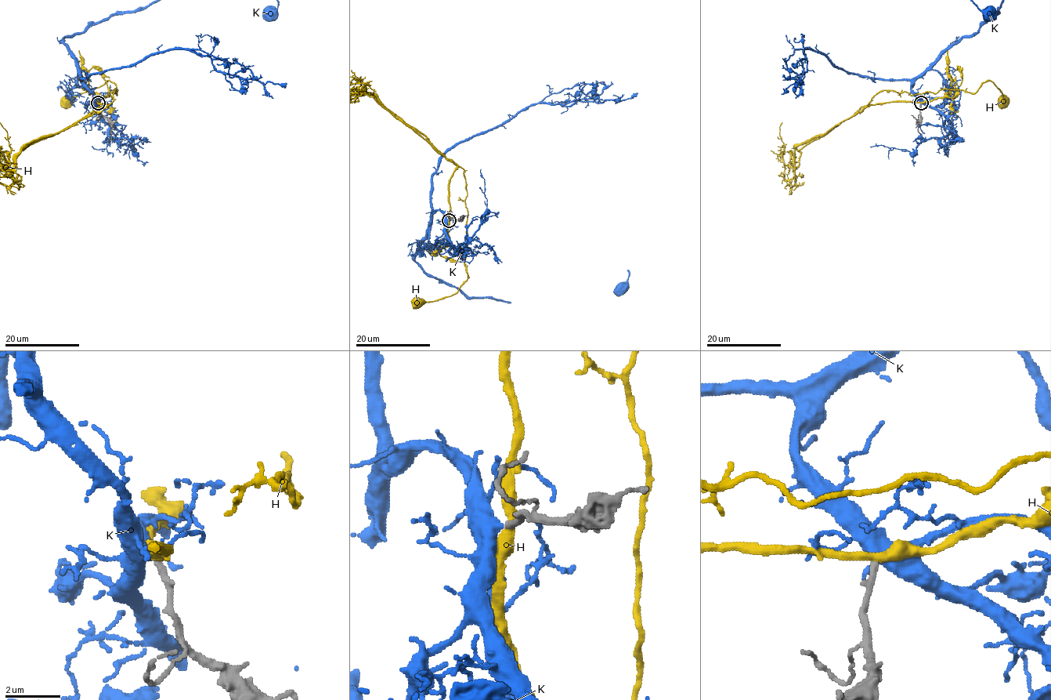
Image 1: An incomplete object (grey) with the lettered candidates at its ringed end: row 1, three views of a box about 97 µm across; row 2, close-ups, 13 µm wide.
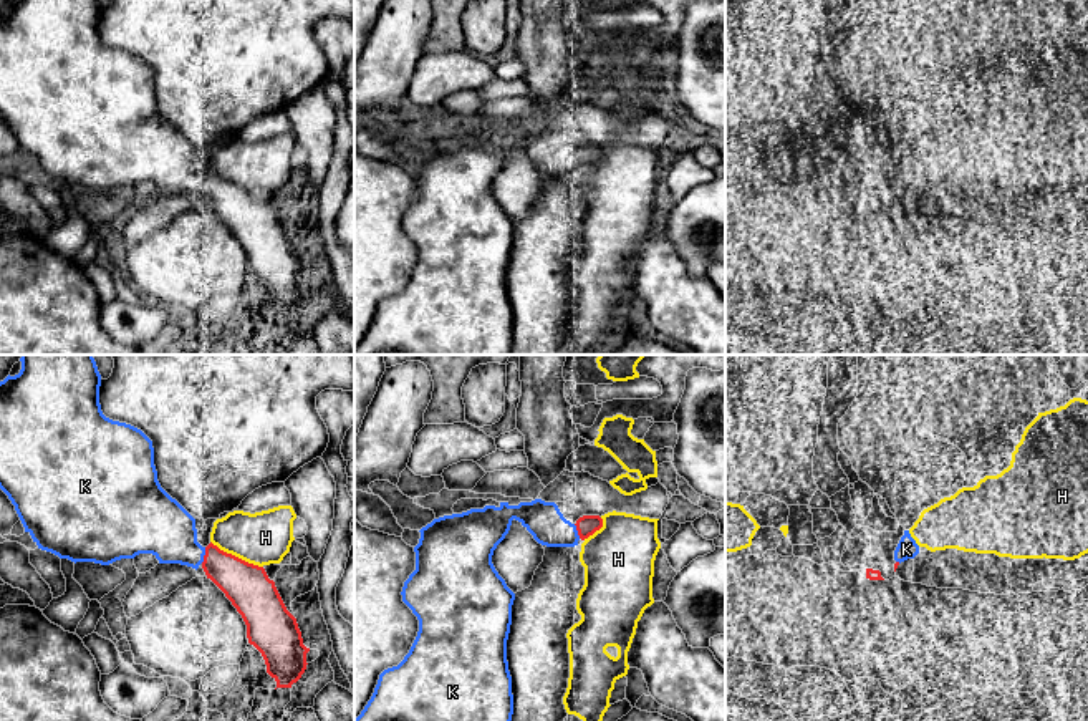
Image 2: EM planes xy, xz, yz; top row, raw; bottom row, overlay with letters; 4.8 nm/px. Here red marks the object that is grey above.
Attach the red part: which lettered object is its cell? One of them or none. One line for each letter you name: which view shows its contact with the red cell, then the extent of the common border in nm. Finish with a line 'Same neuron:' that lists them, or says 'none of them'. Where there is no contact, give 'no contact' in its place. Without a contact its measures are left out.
K: xy | 80 nm
Same neuron: K

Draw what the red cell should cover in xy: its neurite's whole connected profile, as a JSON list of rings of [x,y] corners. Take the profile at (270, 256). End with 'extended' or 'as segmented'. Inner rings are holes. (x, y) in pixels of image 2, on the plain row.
[[[20,0],[18,3],[8,3],[3,10],[0,10],[0,118],[15,134],[25,161],[31,164],[38,177],[51,181],[60,187],[68,187],[75,192],[94,191],[109,194],[121,187],[134,187],[139,182],[152,182],[159,192],[181,192],[195,199],[202,196],[207,207],[210,207],[225,222],[225,225],[242,244],[247,254],[248,272],[262,282],[267,293],[267,302],[277,310],[277,317],[291,317],[291,313],[296,312],[306,298],[306,282],[310,277],[303,273],[296,247],[286,239],[275,210],[268,207],[263,196],[248,192],[232,182],[227,182],[212,171],[207,176],[202,176],[197,171],[195,148],[176,128],[172,128],[157,109],[152,70],[141,58],[126,51],[113,50],[103,43],[99,33],[99,15],[99,0]]]; extended

